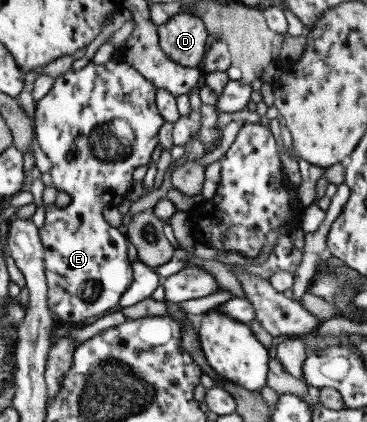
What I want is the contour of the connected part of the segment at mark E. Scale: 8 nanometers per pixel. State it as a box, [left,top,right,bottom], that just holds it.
[34,59,166,324]

